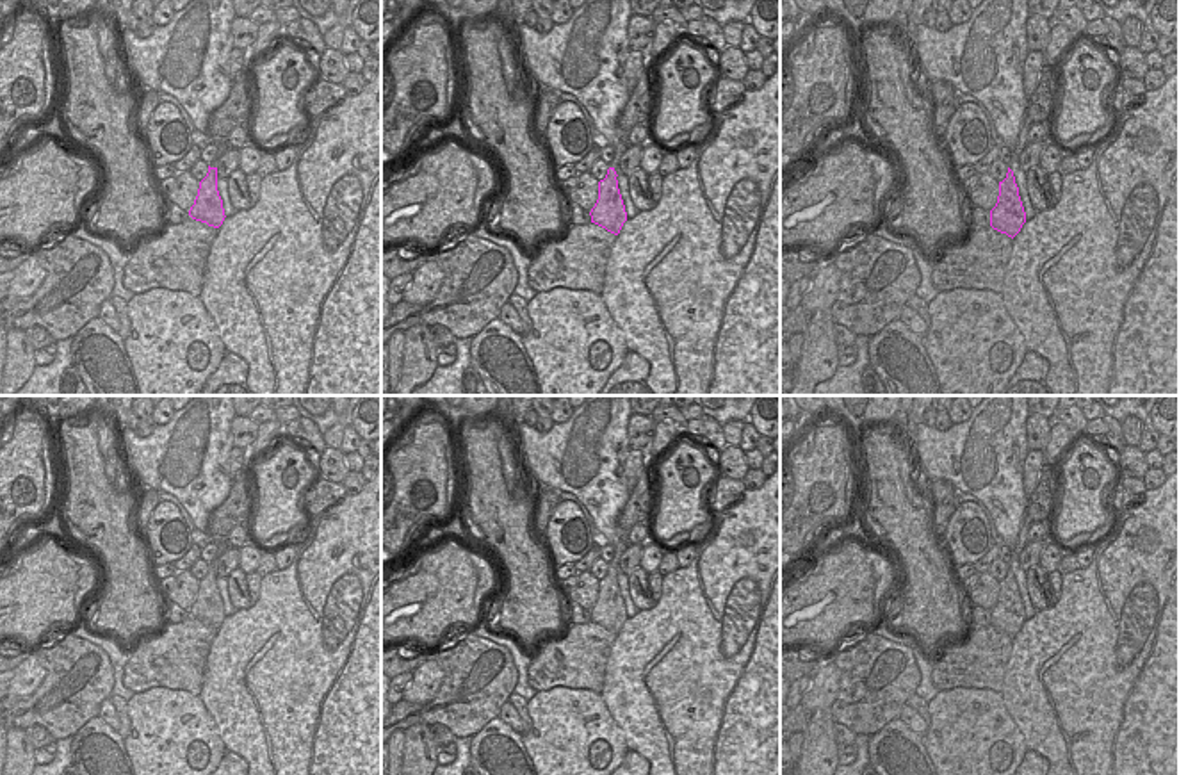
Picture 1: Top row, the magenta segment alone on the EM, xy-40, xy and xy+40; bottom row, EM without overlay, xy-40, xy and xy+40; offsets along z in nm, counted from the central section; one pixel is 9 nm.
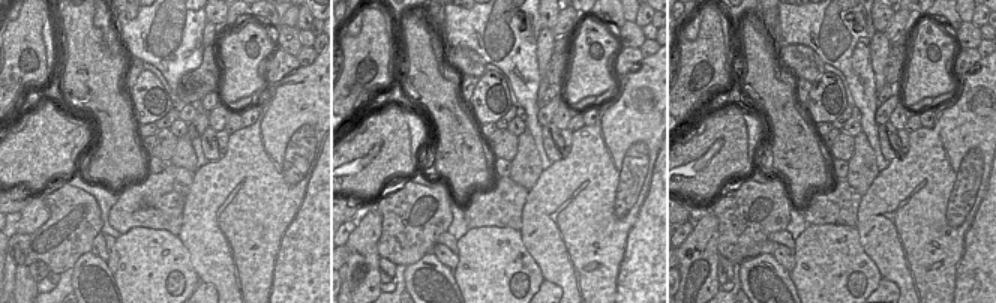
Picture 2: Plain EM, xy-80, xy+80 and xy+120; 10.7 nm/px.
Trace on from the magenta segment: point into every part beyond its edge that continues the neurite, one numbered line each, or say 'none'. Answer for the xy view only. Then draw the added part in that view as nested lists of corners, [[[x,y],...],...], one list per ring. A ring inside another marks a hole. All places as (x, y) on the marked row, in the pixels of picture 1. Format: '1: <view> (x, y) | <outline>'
1: xy (620, 145) | [[[618,128],[618,137],[614,141],[614,159],[607,164],[607,169],[613,167],[616,171],[616,175],[620,173],[620,159],[625,153],[625,150],[629,148],[629,132],[622,132]]]

